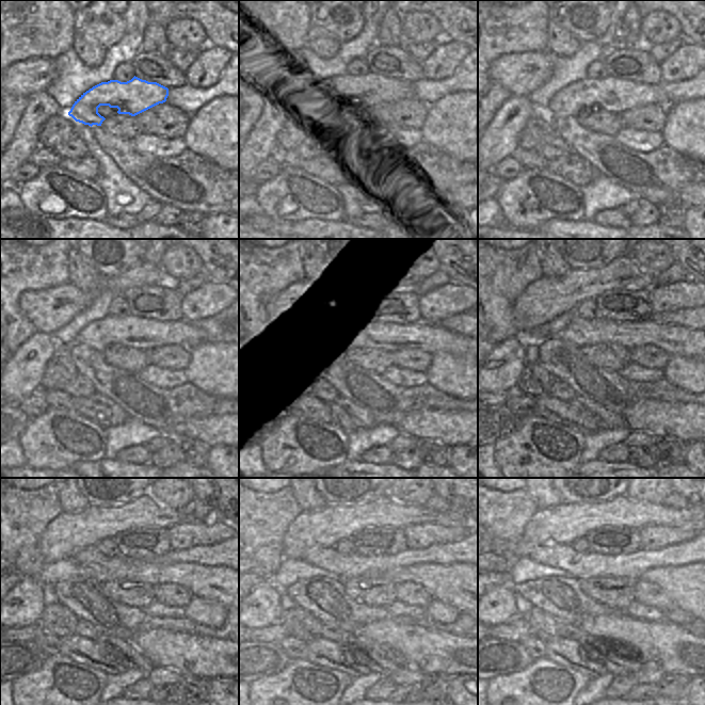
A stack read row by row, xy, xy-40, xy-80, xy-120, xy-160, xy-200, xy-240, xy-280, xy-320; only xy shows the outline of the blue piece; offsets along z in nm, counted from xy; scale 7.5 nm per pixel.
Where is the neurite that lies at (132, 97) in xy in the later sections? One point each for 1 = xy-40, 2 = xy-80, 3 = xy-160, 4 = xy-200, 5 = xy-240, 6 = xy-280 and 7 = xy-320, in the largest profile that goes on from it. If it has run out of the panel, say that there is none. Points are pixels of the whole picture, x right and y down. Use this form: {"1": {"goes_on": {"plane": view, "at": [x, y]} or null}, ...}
{"1": {"goes_on": {"plane": "xy-40", "at": [374, 95]}}, "2": {"goes_on": {"plane": "xy-80", "at": [614, 95]}}, "3": {"goes_on": {"plane": "xy-160", "at": [430, 336]}}, "4": {"goes_on": {"plane": "xy-200", "at": [673, 339]}}, "5": {"goes_on": {"plane": "xy-240", "at": [217, 583]}}, "6": {"goes_on": {"plane": "xy-280", "at": [455, 585]}}, "7": {"goes_on": {"plane": "xy-320", "at": [694, 588]}}}

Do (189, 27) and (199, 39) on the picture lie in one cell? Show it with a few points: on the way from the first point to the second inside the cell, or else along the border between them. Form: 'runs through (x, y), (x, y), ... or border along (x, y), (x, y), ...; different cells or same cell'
runs through (189, 30), (196, 37); same cell

